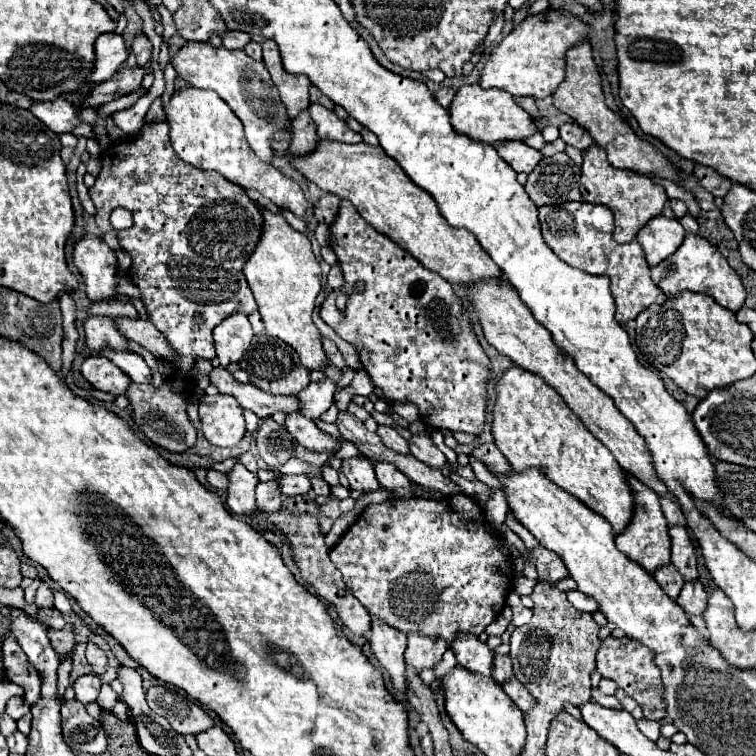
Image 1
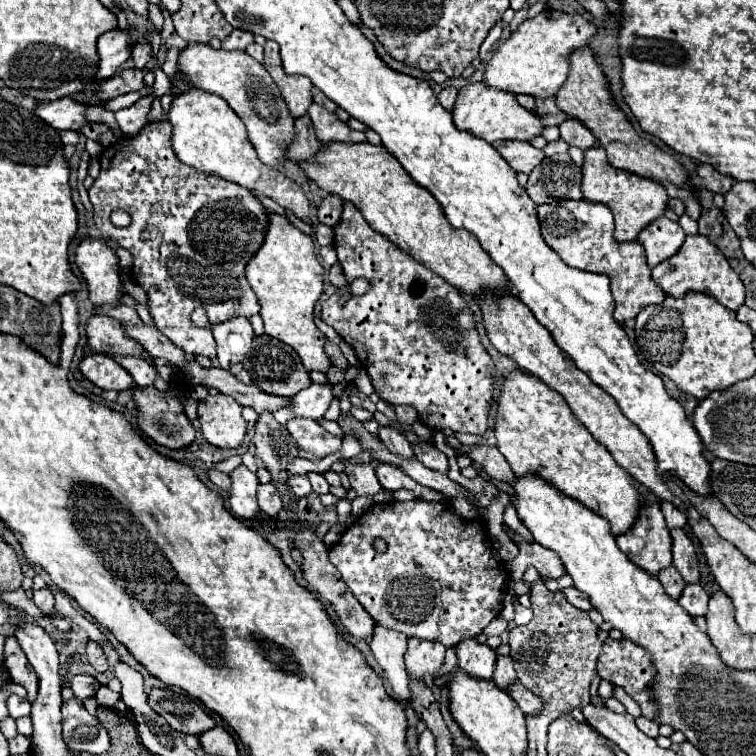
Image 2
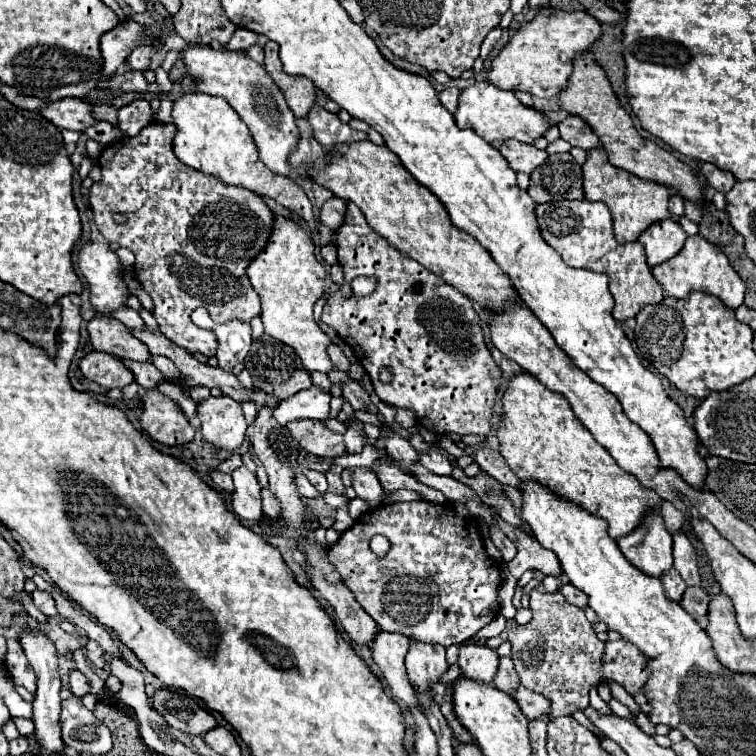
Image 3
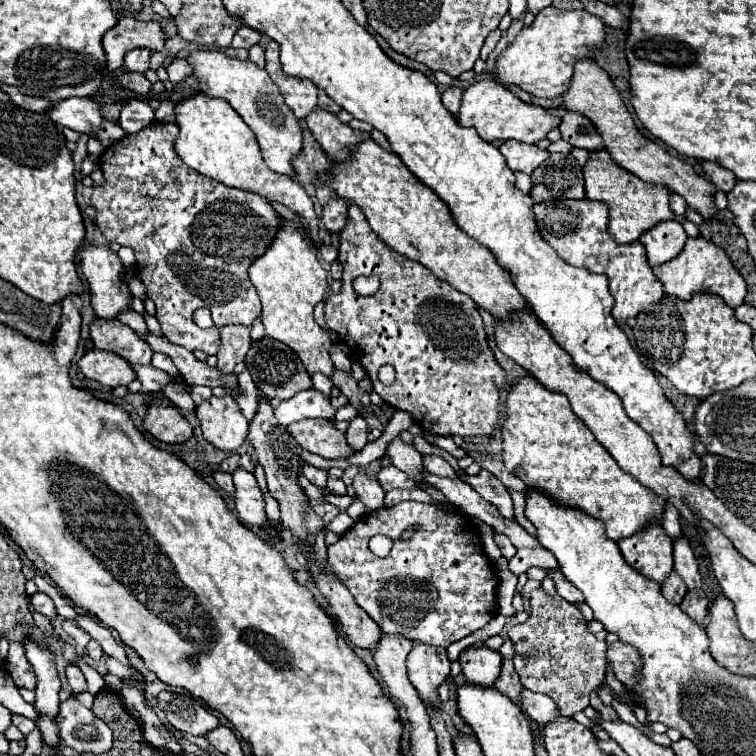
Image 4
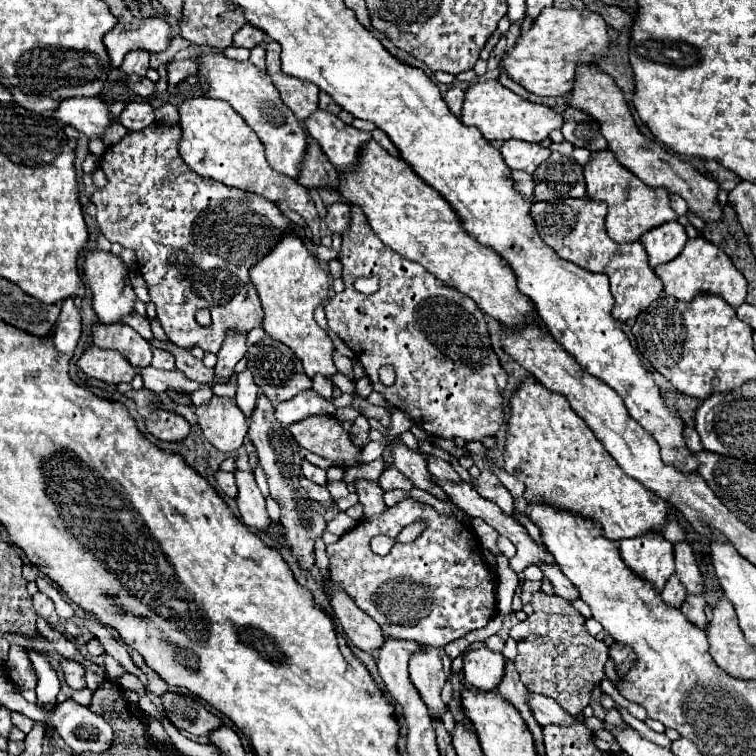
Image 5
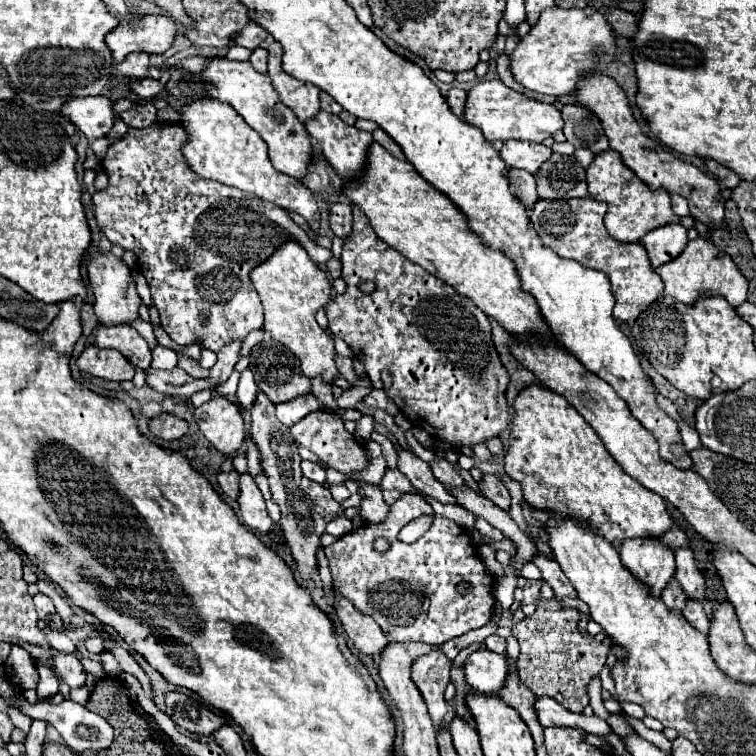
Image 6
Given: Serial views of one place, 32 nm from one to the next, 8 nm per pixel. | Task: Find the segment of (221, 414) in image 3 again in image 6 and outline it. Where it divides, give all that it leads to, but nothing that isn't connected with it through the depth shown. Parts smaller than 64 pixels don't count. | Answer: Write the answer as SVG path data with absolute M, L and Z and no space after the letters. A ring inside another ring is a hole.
M214 396L212 400L194 410L194 420L204 438L218 452L232 456L242 448L246 428L242 414L232 400L224 396Z

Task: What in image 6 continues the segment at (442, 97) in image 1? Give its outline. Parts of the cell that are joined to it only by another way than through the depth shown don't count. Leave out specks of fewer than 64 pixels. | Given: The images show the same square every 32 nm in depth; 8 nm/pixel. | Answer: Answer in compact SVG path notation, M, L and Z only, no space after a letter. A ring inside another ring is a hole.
M452 88L446 96L446 102L450 106L450 110L464 120L464 106L466 106L466 90L462 88Z

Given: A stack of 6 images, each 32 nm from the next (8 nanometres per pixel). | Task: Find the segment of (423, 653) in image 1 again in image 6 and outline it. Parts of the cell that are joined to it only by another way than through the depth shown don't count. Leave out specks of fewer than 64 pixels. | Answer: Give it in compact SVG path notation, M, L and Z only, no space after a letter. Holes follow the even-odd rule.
M430 652L420 656L412 668L412 680L422 692L424 702L428 704L430 718L436 728L446 728L446 700L444 690L450 682L450 666L452 662L442 652Z

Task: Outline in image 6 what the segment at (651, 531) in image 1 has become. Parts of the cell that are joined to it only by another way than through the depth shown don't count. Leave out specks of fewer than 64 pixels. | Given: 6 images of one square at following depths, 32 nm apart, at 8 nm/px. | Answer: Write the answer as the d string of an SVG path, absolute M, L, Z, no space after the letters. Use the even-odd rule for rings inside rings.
M624 540L620 546L620 558L636 580L648 584L646 588L652 598L662 596L662 590L676 572L674 554L660 540Z

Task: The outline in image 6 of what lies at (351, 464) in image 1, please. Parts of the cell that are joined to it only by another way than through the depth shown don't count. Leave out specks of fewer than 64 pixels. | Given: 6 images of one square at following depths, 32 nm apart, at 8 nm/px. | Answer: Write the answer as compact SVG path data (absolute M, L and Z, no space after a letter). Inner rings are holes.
M360 482L358 492L362 494L360 516L364 518L364 524L382 524L382 520L388 516L388 504L382 498L380 486Z

